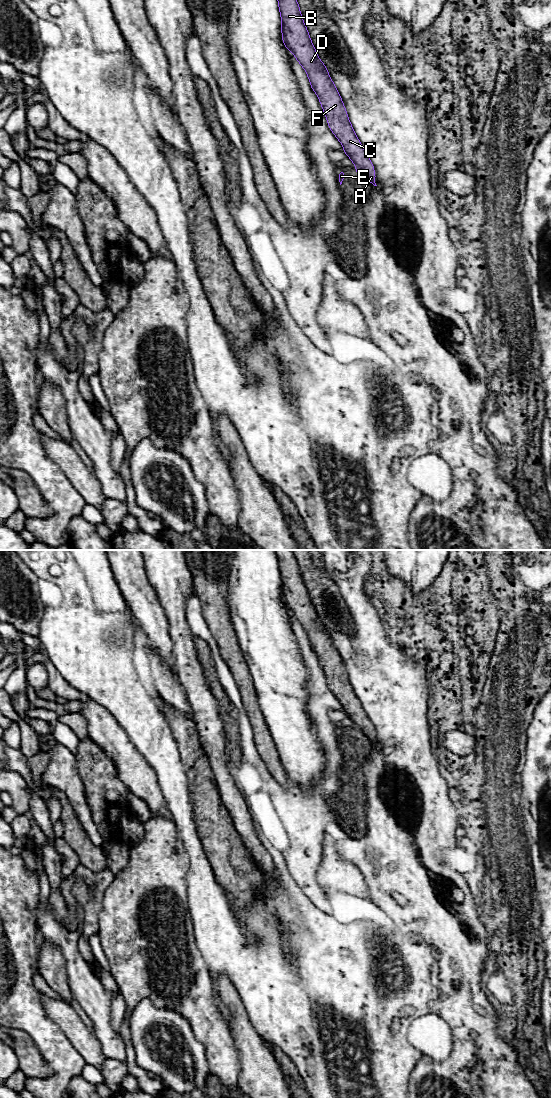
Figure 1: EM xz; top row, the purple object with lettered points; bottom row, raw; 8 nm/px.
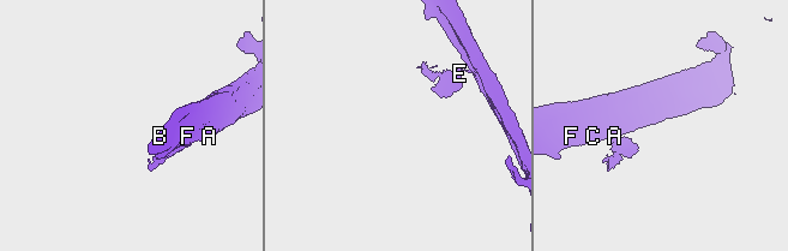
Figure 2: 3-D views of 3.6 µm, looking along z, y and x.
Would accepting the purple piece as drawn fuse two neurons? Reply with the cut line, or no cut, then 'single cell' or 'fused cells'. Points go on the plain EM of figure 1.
cut xz (357, 727), (362, 733); fused cells

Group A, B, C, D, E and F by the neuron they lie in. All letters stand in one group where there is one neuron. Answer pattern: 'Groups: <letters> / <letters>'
Groups: A B C D F / E

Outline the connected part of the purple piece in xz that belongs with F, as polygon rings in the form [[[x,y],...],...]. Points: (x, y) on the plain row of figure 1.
[[[274,550],[282,579],[282,600],[307,633],[310,646],[319,658],[330,690],[344,708],[344,713],[361,730],[370,743],[375,743],[374,726],[363,709],[349,681],[347,671],[329,636],[327,627],[319,619],[302,579],[300,567],[292,550]]]

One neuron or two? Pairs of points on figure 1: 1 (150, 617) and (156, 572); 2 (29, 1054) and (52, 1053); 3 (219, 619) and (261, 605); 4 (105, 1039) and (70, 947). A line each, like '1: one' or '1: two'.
1: two
2: two
3: two
4: one

